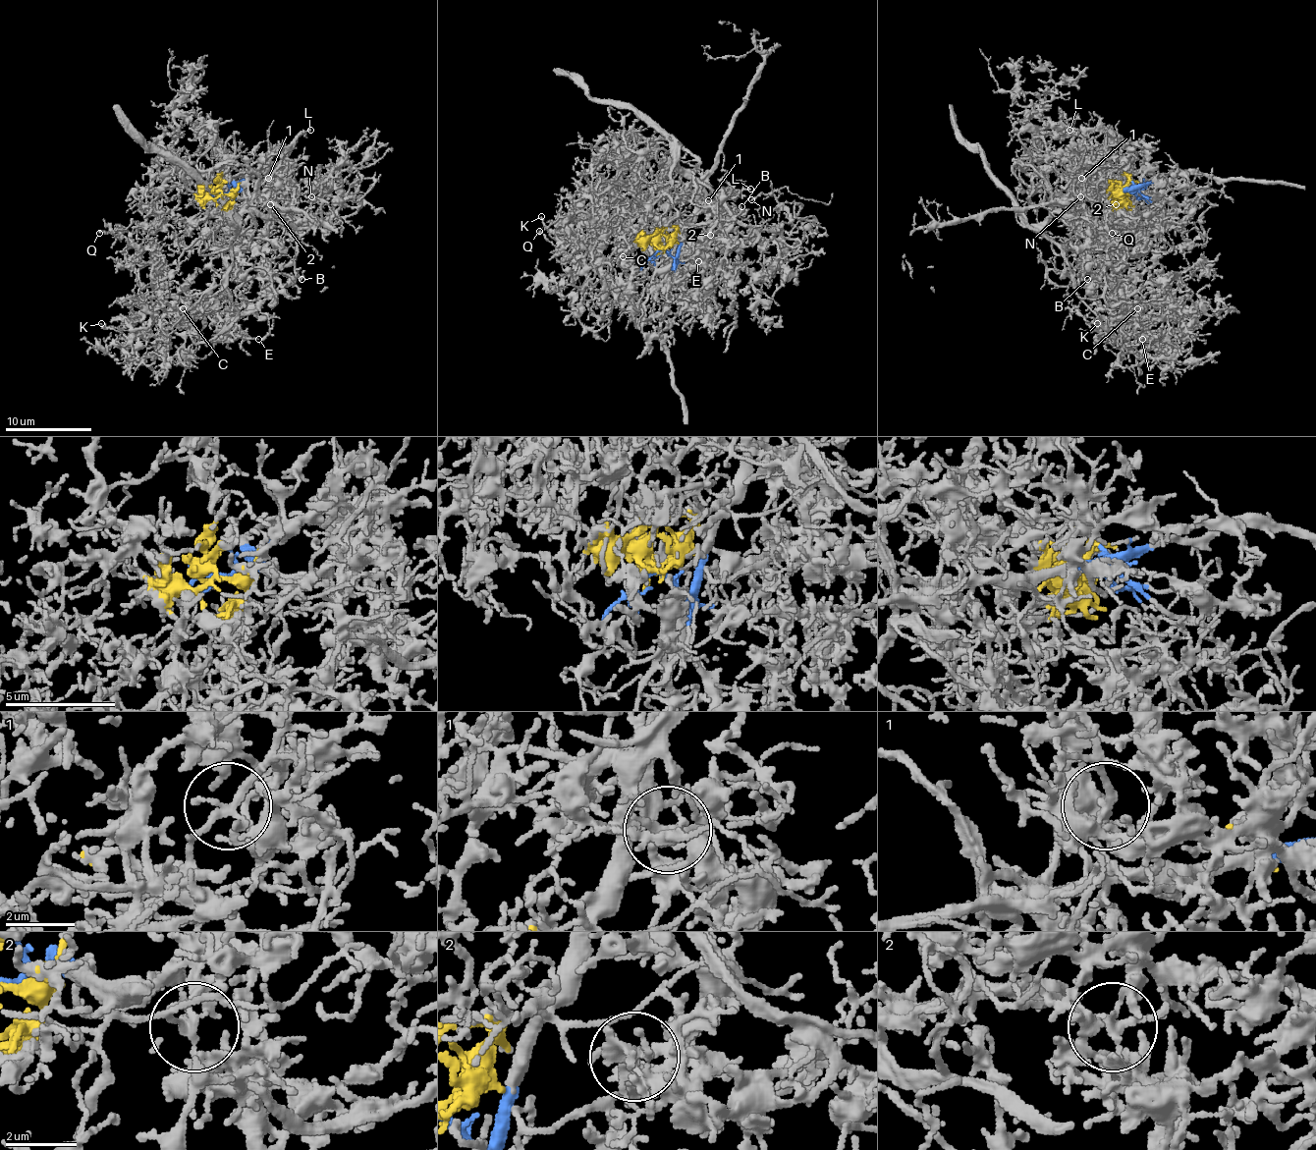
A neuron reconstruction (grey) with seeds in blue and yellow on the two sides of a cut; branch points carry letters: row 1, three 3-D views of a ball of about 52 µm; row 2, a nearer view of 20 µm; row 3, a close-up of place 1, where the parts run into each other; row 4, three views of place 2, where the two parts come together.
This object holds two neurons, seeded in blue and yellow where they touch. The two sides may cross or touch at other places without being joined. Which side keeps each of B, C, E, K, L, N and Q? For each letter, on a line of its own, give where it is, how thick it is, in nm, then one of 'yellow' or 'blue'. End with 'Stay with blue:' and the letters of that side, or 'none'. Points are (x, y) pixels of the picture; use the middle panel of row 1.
B: (741, 206) | 170 nm | yellow
C: (623, 256) | 240 nm | yellow
E: (698, 261) | 130 nm | yellow
K: (541, 216) | 150 nm | yellow
L: (750, 189) | 130 nm | blue
N: (751, 199) | 170 nm | yellow
Q: (539, 231) | 190 nm | yellow
Stay with blue: L

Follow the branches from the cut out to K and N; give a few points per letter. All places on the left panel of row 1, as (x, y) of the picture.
K: (222, 194), (195, 177), (161, 202), (148, 229), (154, 257), (139, 268), (141, 317), (127, 331), (100, 324)
N: (222, 194), (256, 177), (269, 188), (274, 209), (308, 218), (350, 166), (339, 164), (310, 196)

